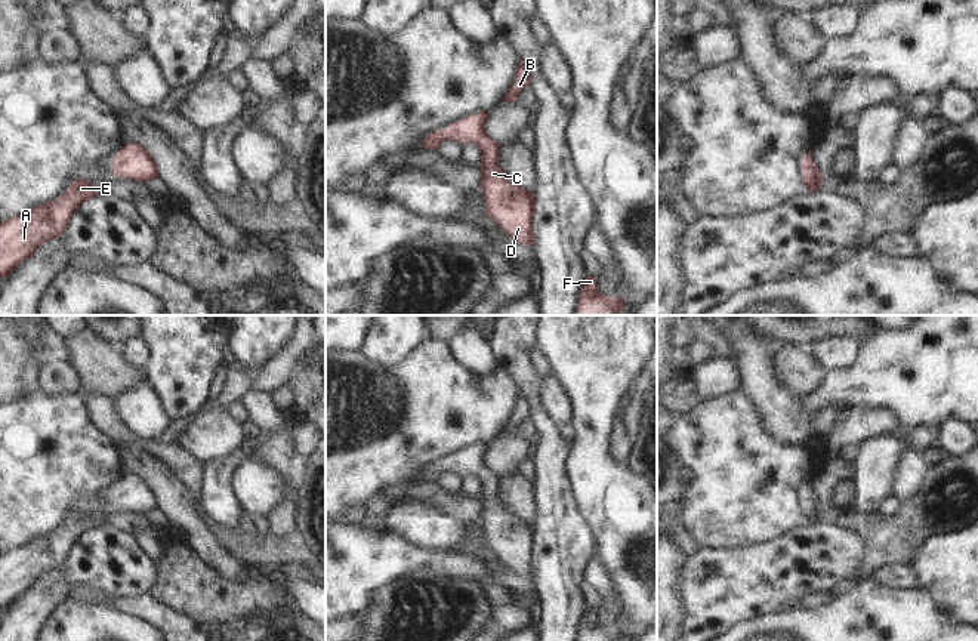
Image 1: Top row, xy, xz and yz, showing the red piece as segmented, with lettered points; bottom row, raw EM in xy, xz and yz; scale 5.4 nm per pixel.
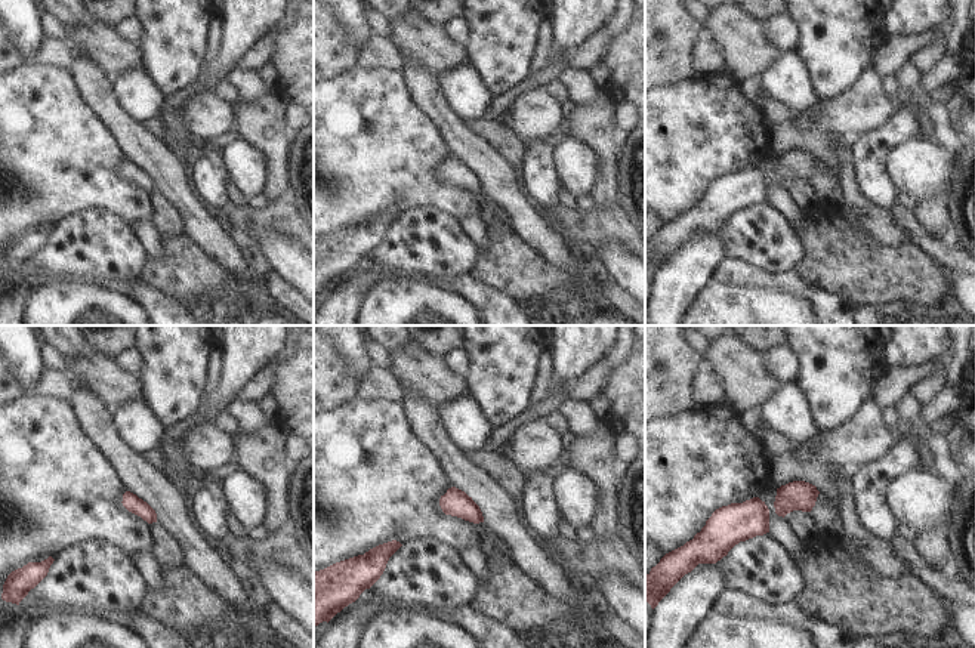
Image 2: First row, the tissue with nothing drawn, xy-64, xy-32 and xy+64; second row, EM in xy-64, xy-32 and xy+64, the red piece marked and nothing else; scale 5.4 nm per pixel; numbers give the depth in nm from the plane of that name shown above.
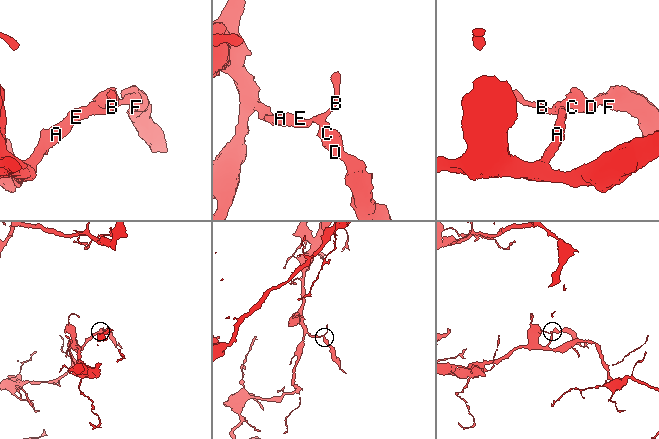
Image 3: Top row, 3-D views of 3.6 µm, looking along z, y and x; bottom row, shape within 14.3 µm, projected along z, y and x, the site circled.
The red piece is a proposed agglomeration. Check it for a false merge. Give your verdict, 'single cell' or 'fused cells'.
single cell

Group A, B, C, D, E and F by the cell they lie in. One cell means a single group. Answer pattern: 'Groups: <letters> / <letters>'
Groups: A B C D E F

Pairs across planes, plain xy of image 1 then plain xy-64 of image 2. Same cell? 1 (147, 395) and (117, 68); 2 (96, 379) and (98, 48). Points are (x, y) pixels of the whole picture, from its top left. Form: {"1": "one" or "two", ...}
{"1": "two", "2": "one"}

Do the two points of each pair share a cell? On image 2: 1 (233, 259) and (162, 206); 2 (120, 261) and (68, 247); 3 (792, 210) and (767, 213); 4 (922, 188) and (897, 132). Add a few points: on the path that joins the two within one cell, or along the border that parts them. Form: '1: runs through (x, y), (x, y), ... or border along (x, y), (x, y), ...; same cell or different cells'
1: border along (163, 196), (179, 213), (185, 231); different cells
2: runs through (107, 249), (82, 247); same cell
3: border along (770, 200), (798, 228); different cells
4: border along (920, 138), (906, 141), (891, 154), (894, 179); different cells

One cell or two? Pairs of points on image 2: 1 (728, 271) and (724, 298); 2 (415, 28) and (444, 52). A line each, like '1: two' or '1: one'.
1: two
2: one

